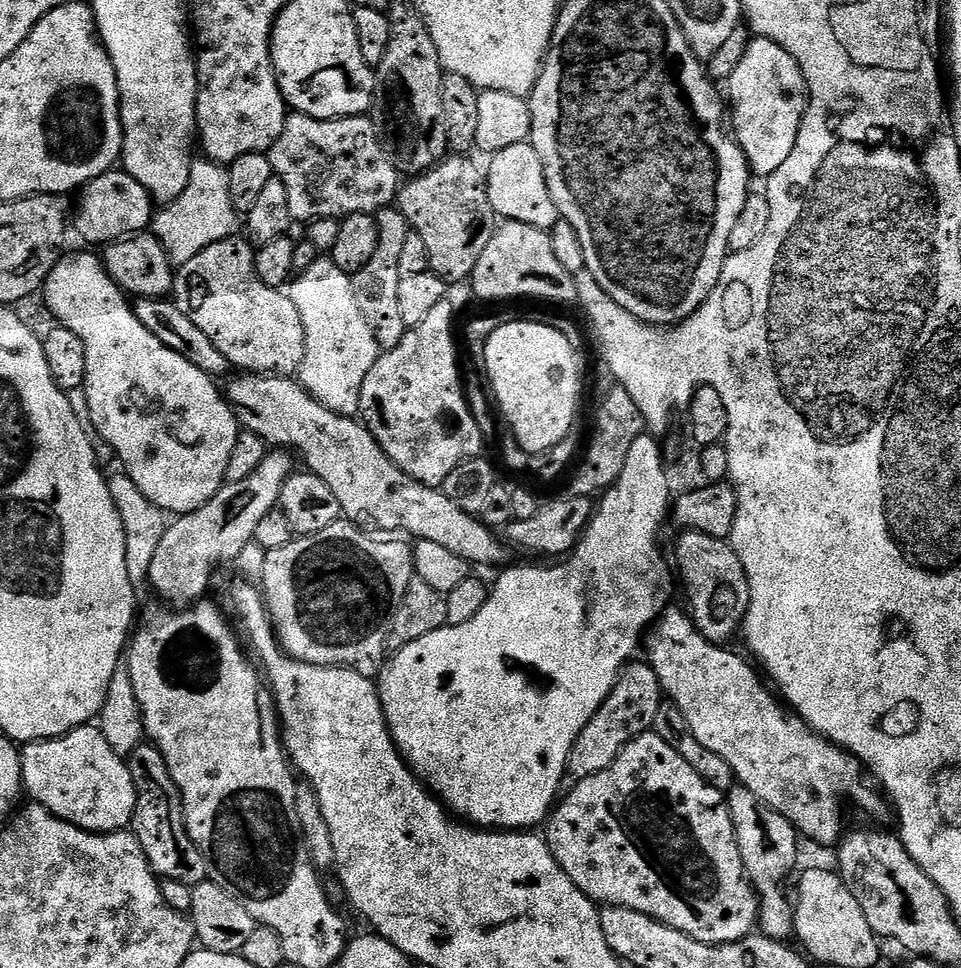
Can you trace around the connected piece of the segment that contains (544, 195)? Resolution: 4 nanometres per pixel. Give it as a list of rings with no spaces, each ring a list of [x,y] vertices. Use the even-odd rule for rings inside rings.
[[[530,142],[518,146],[506,146],[506,150],[495,153],[486,164],[488,197],[493,213],[501,221],[522,222],[538,230],[548,232],[562,218],[554,198],[550,198],[550,186],[546,186],[546,174],[542,170],[542,158]]]

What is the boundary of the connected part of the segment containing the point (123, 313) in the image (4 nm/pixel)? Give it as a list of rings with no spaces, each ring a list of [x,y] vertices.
[[[84,251],[88,252],[72,252],[69,256],[68,253],[61,255],[44,282],[42,295],[48,304],[48,309],[54,314],[56,323],[66,326],[66,330],[74,330],[74,334],[78,334],[84,347],[86,378],[83,390],[86,394],[86,402],[90,402],[90,418],[94,418],[94,426],[98,426],[98,434],[102,434],[102,438],[106,438],[106,442],[112,447],[118,464],[120,460],[121,466],[119,467],[128,474],[134,485],[138,486],[138,490],[154,506],[160,508],[165,514],[183,514],[196,511],[210,498],[214,498],[214,494],[218,494],[218,490],[226,482],[224,478],[226,462],[230,462],[230,450],[234,450],[234,442],[242,431],[241,425],[236,419],[236,413],[232,411],[232,406],[222,395],[221,389],[220,392],[216,389],[217,381],[213,377],[202,374],[202,370],[198,370],[198,366],[194,366],[194,362],[186,362],[186,358],[182,358],[182,354],[174,354],[174,350],[170,350],[170,346],[162,346],[162,342],[158,342],[158,338],[154,338],[154,334],[150,334],[150,330],[146,330],[146,326],[142,326],[142,322],[138,322],[129,297],[124,289],[119,288],[112,281],[108,271],[104,269],[103,259],[97,253],[96,256],[92,253],[95,251]]]

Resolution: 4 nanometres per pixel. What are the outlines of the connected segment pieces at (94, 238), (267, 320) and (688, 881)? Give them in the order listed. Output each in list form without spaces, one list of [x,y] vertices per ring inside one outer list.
[[[113,170],[94,178],[84,185],[79,193],[80,205],[74,208],[74,232],[84,236],[85,245],[103,246],[120,240],[123,236],[132,236],[136,232],[145,231],[151,225],[154,215],[152,195],[144,189],[129,172]]]
[[[236,239],[214,242],[175,269],[174,303],[214,342],[233,369],[248,374],[295,373],[306,350],[302,314],[287,291],[266,286],[258,278],[253,245],[247,239]]]
[[[649,730],[642,736],[636,736],[625,746],[622,754],[618,754],[618,758],[614,758],[614,762],[606,766],[606,770],[598,770],[598,774],[590,774],[590,778],[567,789],[563,799],[553,807],[546,821],[547,828],[546,839],[558,866],[562,866],[570,882],[574,882],[574,886],[578,886],[578,890],[582,890],[582,894],[589,896],[597,905],[638,910],[703,944],[733,944],[753,935],[757,927],[760,901],[756,891],[752,889],[751,880],[744,873],[742,854],[738,850],[734,822],[730,818],[725,793],[707,784],[702,774],[698,774],[698,770],[694,770],[694,766],[690,766],[690,762],[686,762],[686,758],[682,758],[682,754],[674,750],[674,746],[666,746],[666,742],[662,742],[655,731]]]

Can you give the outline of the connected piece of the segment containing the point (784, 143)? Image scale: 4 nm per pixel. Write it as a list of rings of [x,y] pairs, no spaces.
[[[756,36],[749,39],[746,52],[742,54],[742,62],[738,62],[738,70],[734,70],[732,77],[726,81],[726,88],[728,88],[727,99],[730,101],[730,124],[734,129],[734,139],[744,151],[749,169],[755,175],[757,172],[761,178],[772,176],[774,170],[778,170],[778,166],[782,166],[786,158],[790,158],[790,150],[794,150],[800,123],[808,108],[808,87],[800,64],[794,62],[794,58],[786,54],[786,50],[782,50],[782,46],[778,46],[773,40],[767,40],[765,36]]]

